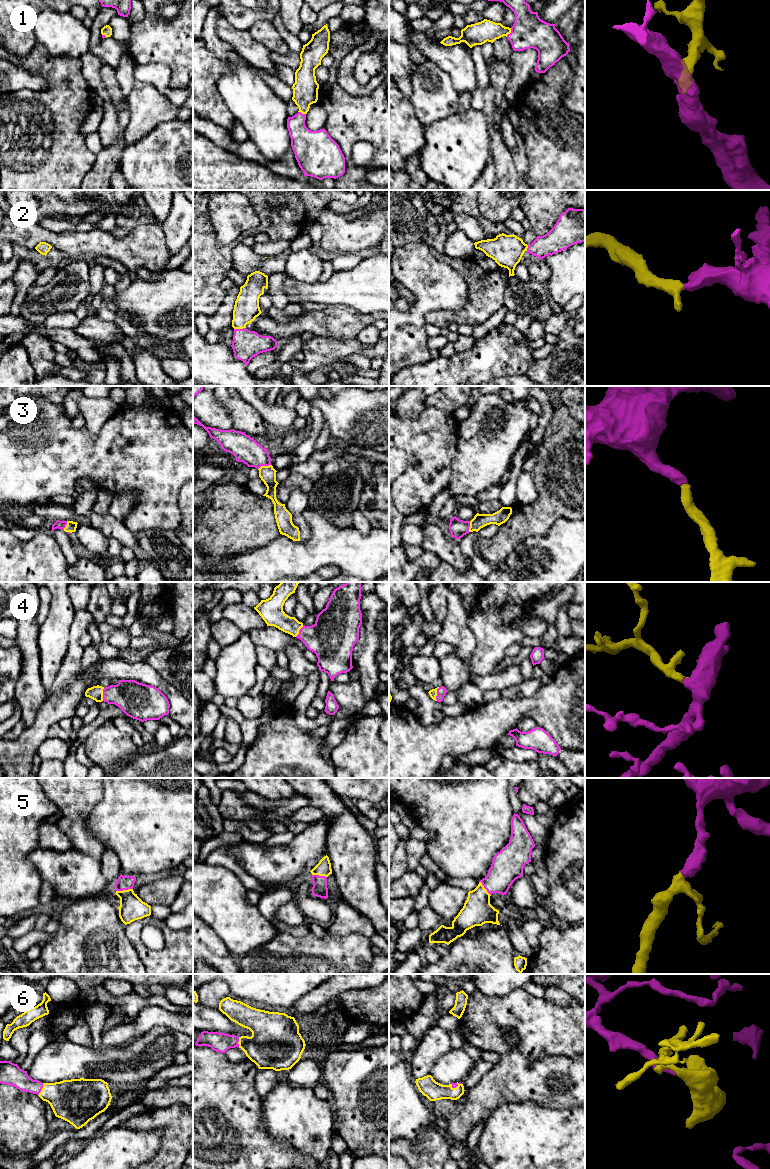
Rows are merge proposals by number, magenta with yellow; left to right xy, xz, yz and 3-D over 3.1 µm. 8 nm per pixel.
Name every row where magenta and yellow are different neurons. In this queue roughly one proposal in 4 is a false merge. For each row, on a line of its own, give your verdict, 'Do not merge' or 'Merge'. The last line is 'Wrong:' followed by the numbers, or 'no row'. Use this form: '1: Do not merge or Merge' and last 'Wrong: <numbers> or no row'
1: Merge
2: Merge
3: Merge
4: Merge
5: Merge
6: Merge
Wrong: no row

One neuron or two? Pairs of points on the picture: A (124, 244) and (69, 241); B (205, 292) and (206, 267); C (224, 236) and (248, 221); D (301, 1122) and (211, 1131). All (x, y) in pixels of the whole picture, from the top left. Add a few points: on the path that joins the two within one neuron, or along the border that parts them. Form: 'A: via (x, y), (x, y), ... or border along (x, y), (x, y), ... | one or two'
A: via (110, 244), (83, 243) | one
B: via (207, 286), (206, 273) | one
C: via (229, 230), (238, 221), (242, 221) | one
D: border along (260, 1103), (264, 1128), (274, 1137), (283, 1141) | two

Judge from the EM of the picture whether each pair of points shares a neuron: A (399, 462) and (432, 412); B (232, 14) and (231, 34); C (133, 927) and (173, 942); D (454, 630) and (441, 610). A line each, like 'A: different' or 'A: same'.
A: different
B: different
C: same
D: different

